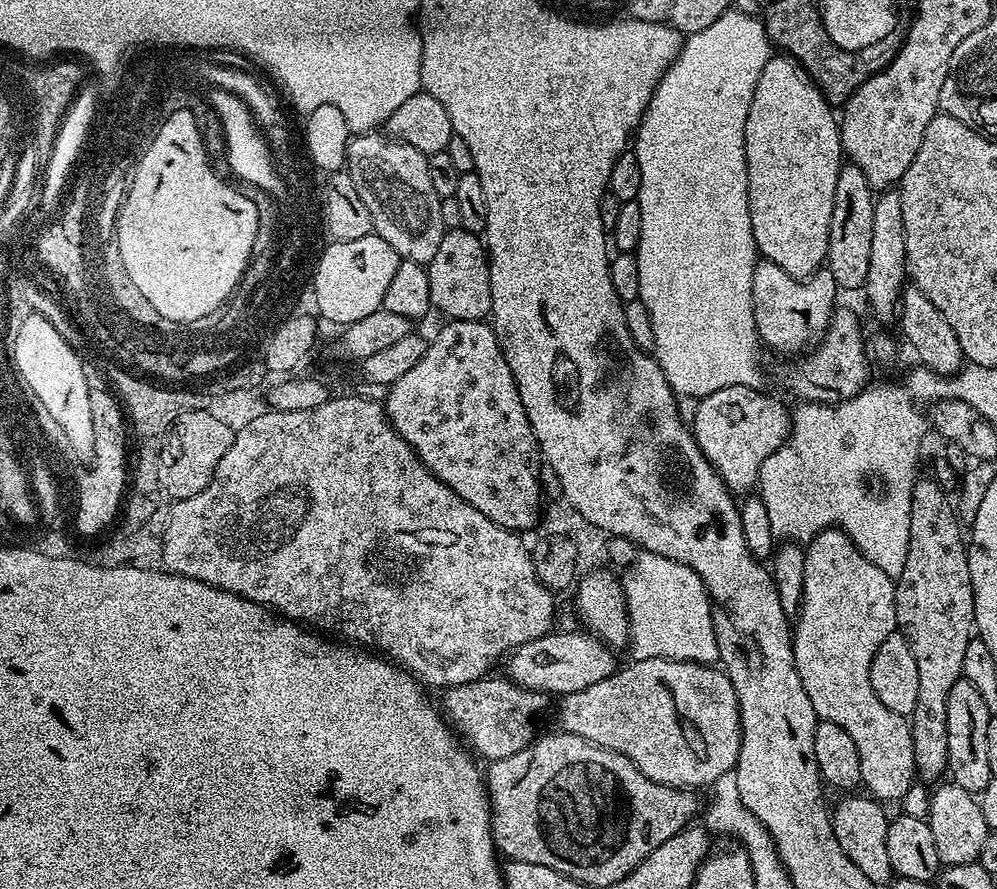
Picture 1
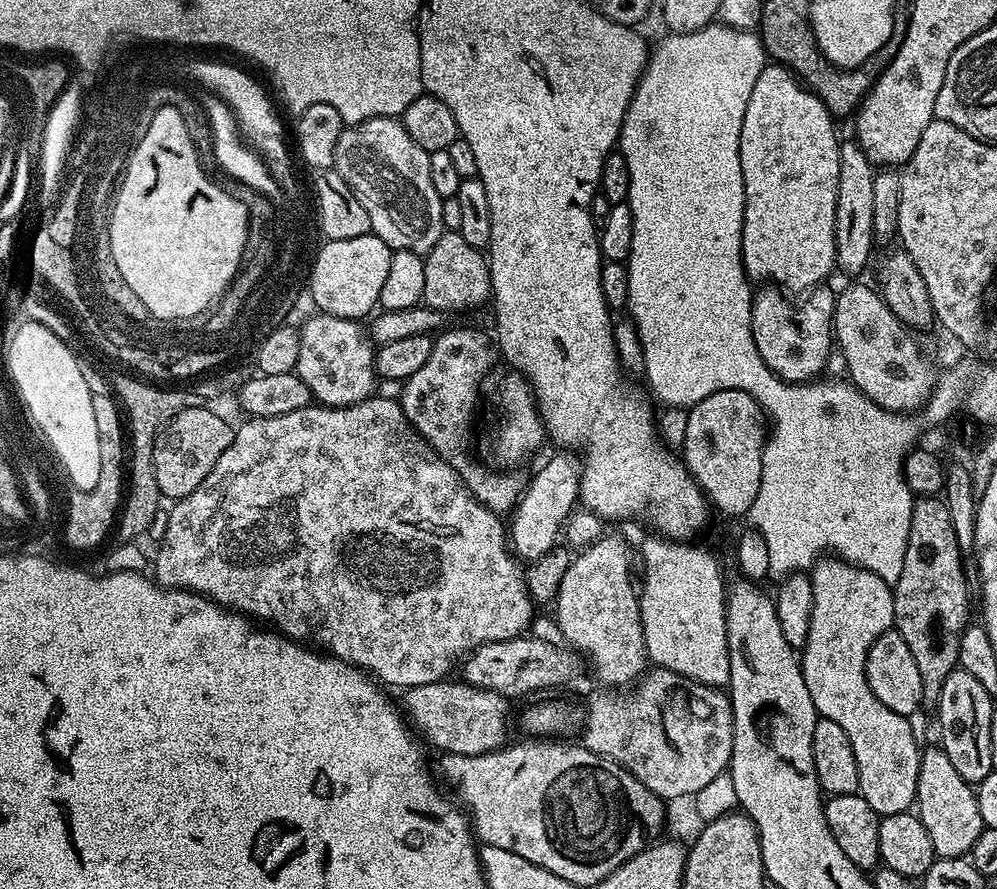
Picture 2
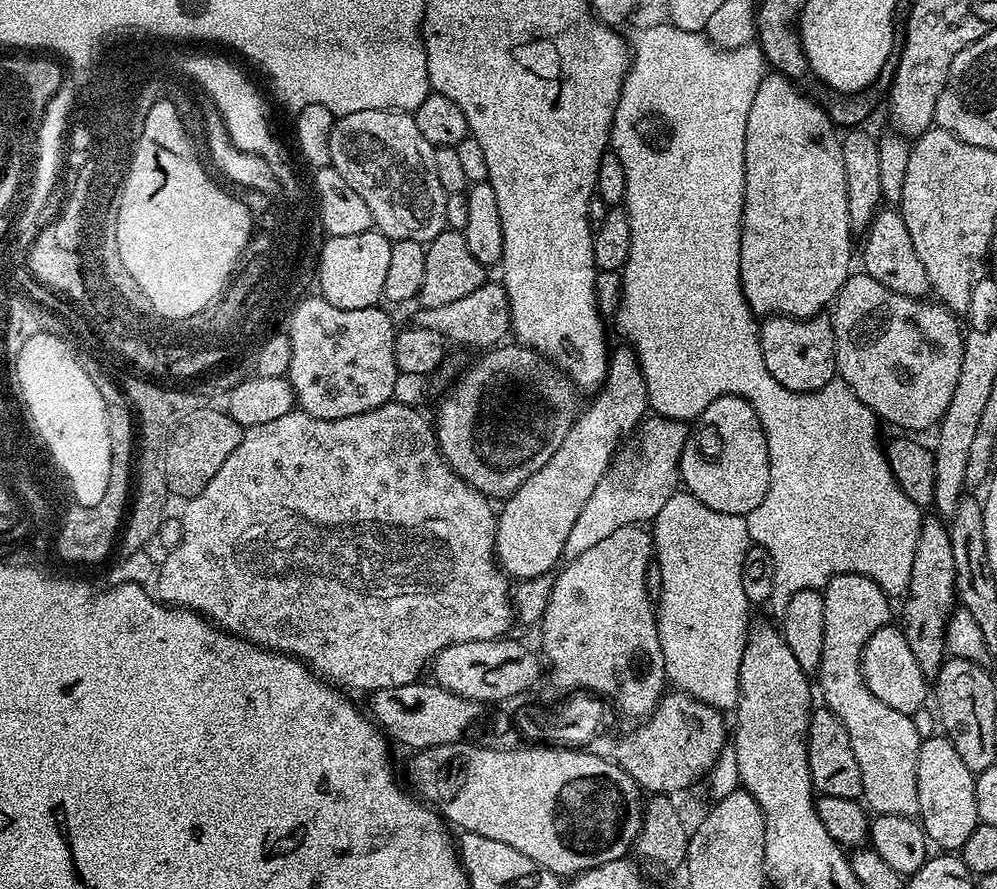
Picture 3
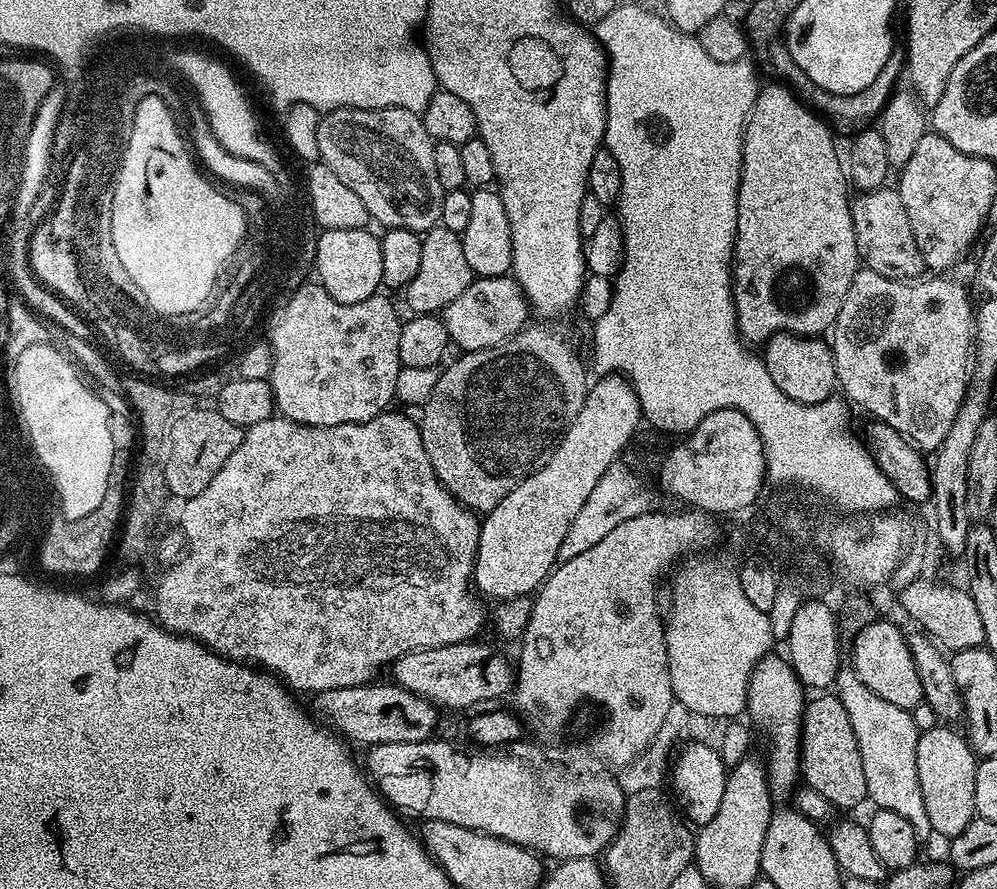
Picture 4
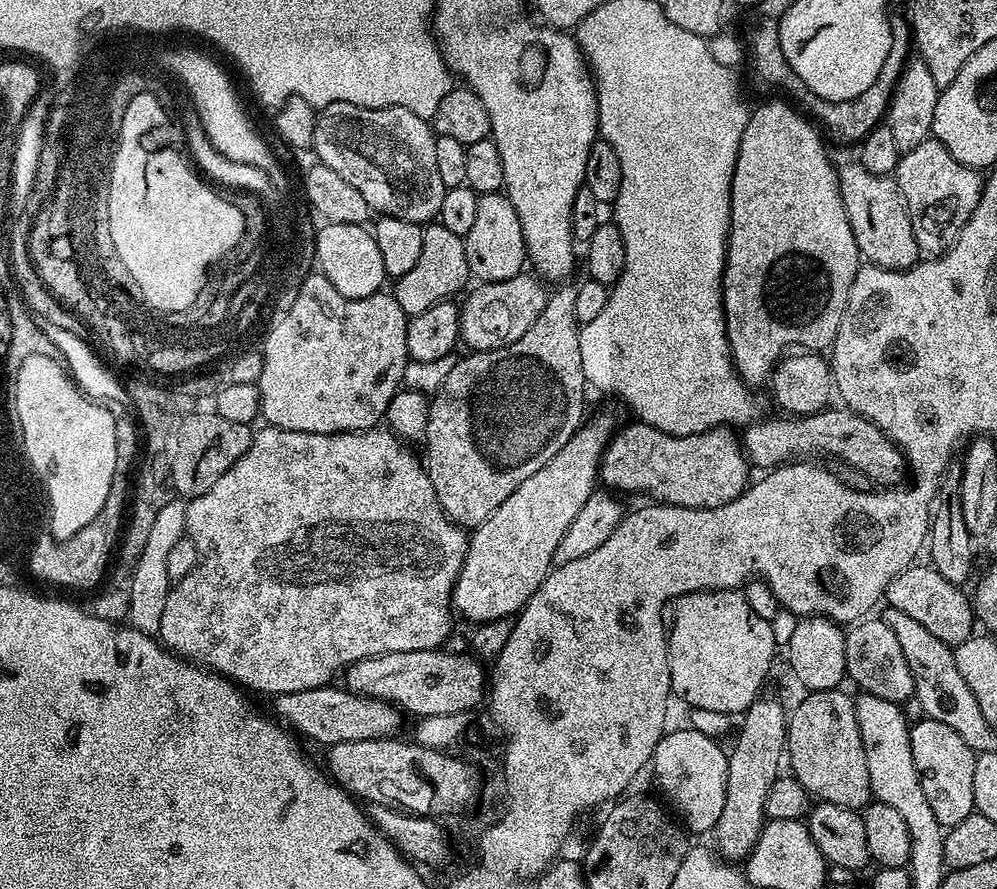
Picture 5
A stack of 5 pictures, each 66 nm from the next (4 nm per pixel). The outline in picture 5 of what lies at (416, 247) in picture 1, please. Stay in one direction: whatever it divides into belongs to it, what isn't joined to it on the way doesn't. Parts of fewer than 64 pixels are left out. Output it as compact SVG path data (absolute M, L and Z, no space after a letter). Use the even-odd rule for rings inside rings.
M334 102L319 109L311 151L316 152L315 159L319 163L330 166L330 170L346 178L346 182L350 182L350 186L354 186L354 190L366 198L373 213L424 226L439 217L446 191L438 175L438 165L434 162L435 141L431 123L405 108L367 108L354 106L350 102Z

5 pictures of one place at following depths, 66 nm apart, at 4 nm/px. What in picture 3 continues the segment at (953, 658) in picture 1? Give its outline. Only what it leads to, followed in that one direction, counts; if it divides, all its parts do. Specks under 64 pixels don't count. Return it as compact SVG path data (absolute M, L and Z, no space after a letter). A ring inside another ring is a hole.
M925 519L920 525L918 546L914 550L914 566L904 603L904 637L922 666L922 674L935 678L946 659L946 626L958 599L955 584L954 550L951 549L949 525L943 519Z

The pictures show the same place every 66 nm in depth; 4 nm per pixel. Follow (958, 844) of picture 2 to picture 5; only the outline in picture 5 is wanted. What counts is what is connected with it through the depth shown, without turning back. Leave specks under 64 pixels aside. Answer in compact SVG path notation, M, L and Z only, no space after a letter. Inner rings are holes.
M920 718L910 727L910 750L914 754L914 766L918 770L918 778L922 786L922 794L926 794L926 802L930 802L930 810L934 810L934 818L946 830L953 828L962 818L974 811L974 762L977 753L972 751L955 730L950 730L946 722Z

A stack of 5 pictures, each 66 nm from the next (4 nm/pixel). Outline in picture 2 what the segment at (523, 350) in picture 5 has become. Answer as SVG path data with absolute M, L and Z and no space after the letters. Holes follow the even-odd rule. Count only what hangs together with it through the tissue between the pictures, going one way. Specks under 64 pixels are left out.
M515 370L497 371L489 375L486 381L486 392L492 395L496 403L496 429L492 432L492 454L500 466L513 469L516 464L526 459L531 452L539 450L546 444L546 433L540 412L536 409L536 394L532 390L528 377Z

